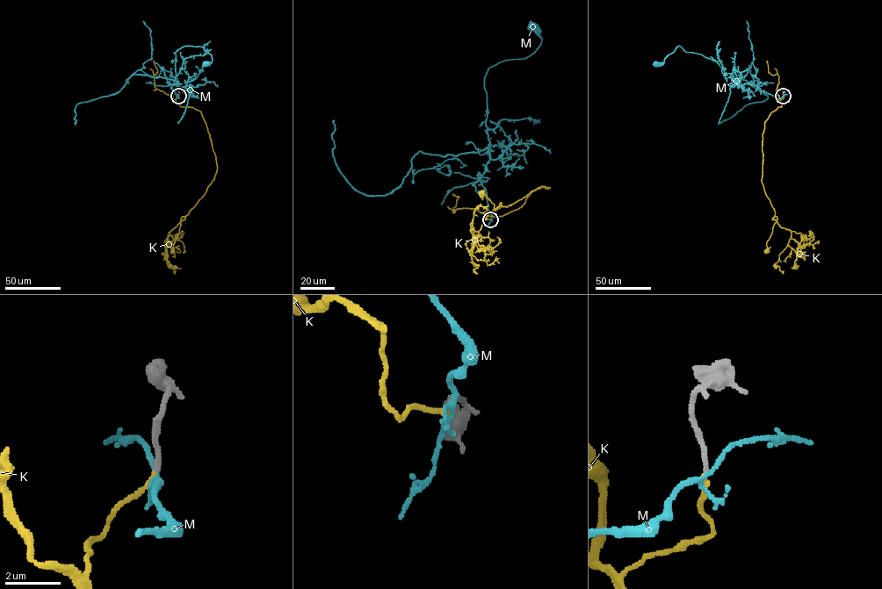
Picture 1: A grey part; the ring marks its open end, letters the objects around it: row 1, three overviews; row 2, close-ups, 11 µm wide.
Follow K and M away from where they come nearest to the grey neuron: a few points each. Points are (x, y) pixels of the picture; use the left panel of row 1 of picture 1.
K: (178, 96), (176, 100), (179, 105), (201, 112), (217, 169), (204, 195), (182, 217), (172, 251)
M: (178, 96), (171, 86), (177, 86), (174, 53), (184, 46), (202, 46), (212, 58), (209, 65), (204, 64)

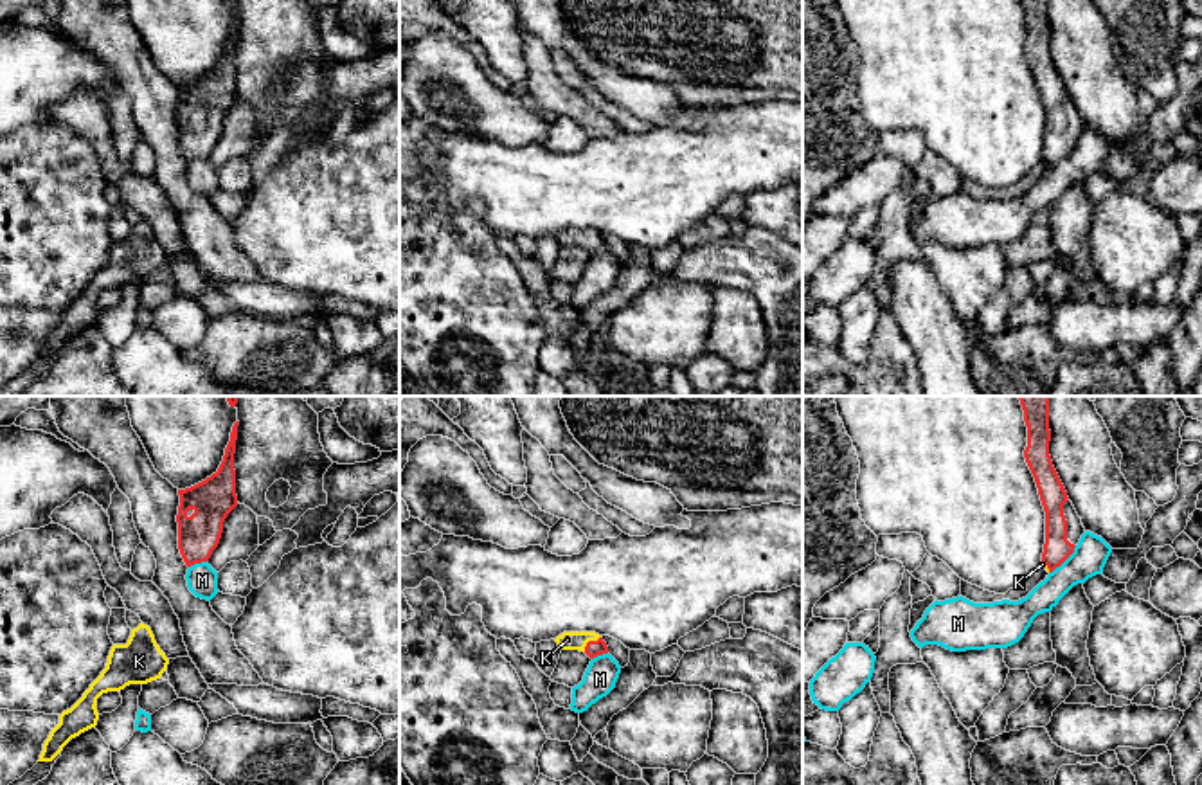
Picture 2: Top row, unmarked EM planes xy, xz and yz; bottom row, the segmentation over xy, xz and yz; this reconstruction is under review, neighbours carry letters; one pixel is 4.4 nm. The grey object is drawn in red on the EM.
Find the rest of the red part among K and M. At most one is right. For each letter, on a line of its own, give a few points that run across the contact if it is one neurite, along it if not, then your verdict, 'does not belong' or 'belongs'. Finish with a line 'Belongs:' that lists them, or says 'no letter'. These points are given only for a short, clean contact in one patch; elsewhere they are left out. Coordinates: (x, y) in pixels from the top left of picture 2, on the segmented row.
K: xz (592, 649), (589, 641), (567, 640) | belongs
M: yz (1076, 546), (1049, 573) | does not belong
Belongs: K

